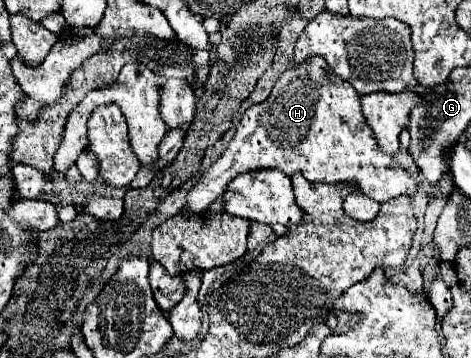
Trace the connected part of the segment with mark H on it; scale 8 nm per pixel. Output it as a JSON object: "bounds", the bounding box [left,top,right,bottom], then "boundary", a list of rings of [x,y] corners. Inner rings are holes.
{"bounds":[178,56,416,214],"boundary":[[[312,56],[312,60],[304,60],[304,64],[286,70],[274,84],[270,96],[242,114],[234,138],[222,156],[190,188],[186,204],[178,214],[204,212],[224,194],[234,176],[262,168],[280,168],[288,176],[302,172],[310,182],[354,182],[362,194],[376,202],[388,202],[400,194],[416,194],[414,178],[392,156],[380,152],[372,128],[368,128],[364,120],[360,94],[352,84],[338,78],[320,56]]]}

